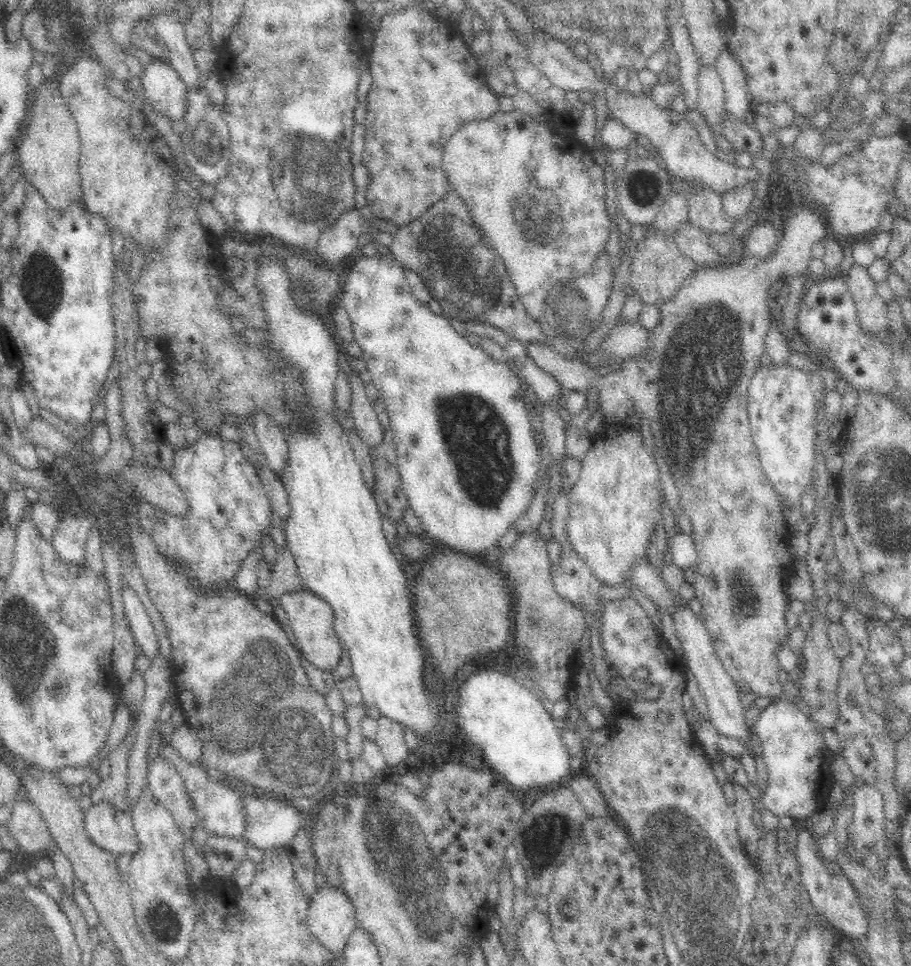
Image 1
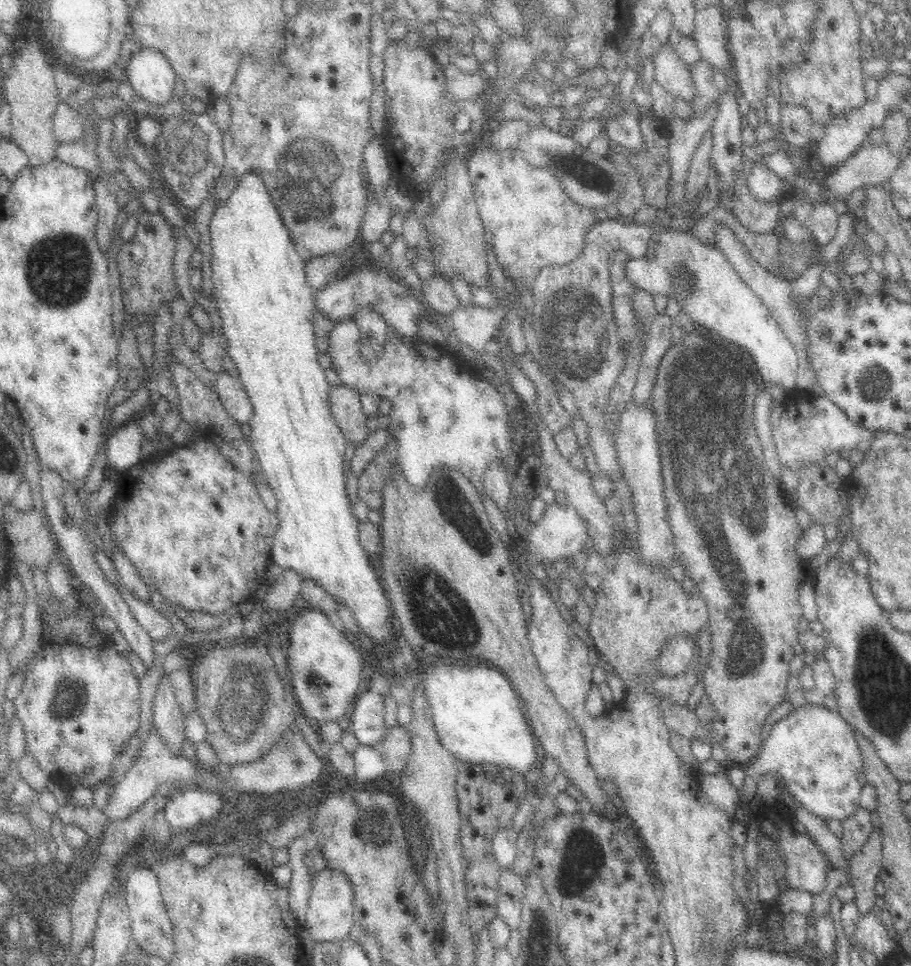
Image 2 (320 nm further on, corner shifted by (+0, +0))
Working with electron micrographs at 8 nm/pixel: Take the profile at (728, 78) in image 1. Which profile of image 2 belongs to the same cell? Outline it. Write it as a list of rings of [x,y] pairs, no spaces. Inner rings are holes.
[[[721,5],[695,9],[694,31],[691,37],[698,45],[701,60],[732,80],[733,68],[728,50],[727,27],[724,8]]]

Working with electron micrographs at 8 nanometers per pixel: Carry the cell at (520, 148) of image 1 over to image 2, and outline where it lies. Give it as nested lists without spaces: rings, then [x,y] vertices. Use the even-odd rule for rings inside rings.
[[[486,142],[477,145],[466,159],[468,174],[474,186],[475,202],[484,227],[484,240],[493,246],[503,272],[515,280],[518,289],[526,286],[531,289],[540,268],[550,264],[568,264],[580,254],[584,234],[596,222],[597,214],[589,207],[570,201],[552,173],[546,169],[530,167],[516,149],[496,151],[488,147]]]

